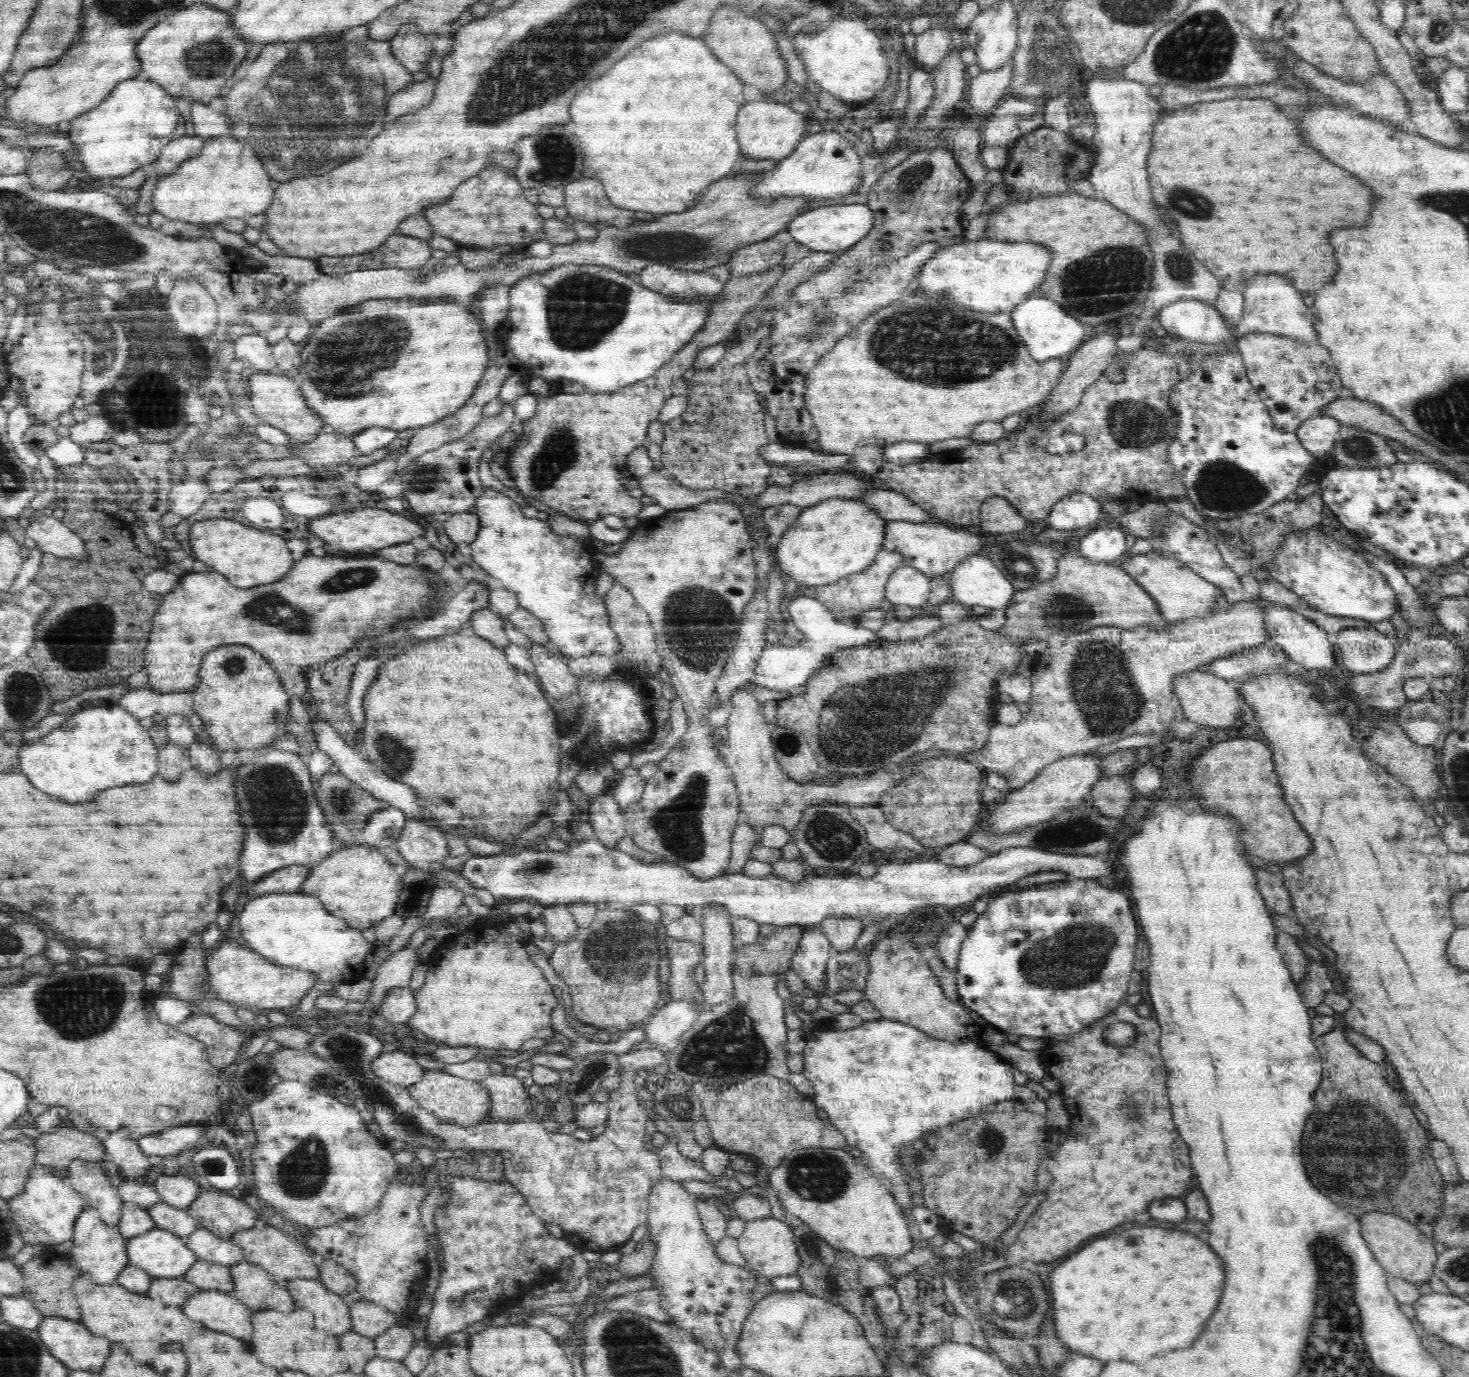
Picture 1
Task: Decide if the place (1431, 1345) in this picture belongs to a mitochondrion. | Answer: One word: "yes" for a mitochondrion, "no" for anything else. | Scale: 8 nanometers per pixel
no

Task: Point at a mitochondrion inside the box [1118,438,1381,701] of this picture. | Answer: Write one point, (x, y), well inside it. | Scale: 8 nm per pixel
(1222, 485)

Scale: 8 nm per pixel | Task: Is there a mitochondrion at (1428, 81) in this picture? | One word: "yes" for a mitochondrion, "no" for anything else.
no

